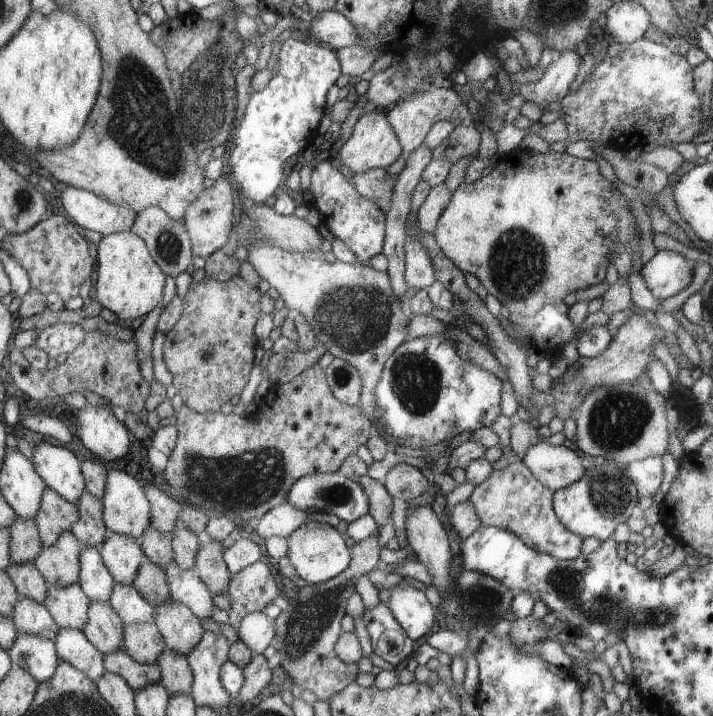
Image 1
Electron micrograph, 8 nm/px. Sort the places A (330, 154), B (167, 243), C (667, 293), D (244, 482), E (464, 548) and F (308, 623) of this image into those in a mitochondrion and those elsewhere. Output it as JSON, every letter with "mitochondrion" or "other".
{"A":"other","B":"mitochondrion","C":"other","D":"mitochondrion","E":"other","F":"mitochondrion"}

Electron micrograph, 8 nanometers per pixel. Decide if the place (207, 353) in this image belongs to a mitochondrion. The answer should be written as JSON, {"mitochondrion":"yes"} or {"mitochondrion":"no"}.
{"mitochondrion":"yes"}

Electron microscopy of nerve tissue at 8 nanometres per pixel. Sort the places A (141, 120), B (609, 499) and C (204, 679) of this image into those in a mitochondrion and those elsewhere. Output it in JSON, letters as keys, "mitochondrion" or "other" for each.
{"A":"mitochondrion","B":"mitochondrion","C":"other"}

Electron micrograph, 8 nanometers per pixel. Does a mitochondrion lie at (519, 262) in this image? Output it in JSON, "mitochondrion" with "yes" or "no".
{"mitochondrion":"yes"}

